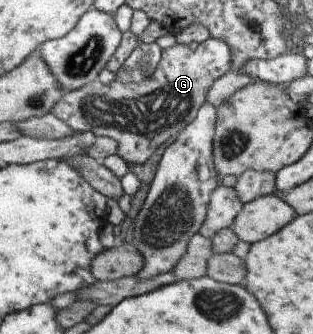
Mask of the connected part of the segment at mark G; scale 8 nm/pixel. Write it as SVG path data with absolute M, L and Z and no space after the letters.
M208 37L202 43L197 44L194 51L190 50L188 44L175 43L161 50L161 57L156 68L148 78L137 83L113 81L109 84L102 84L98 79L94 79L79 89L62 94L53 106L52 114L75 133L90 131L95 137L112 138L118 146L116 155L123 158L125 162L142 163L160 144L172 140L184 126L192 122L196 111L205 102L206 91L210 85L219 76L230 70L232 70L230 51L227 44L221 40Z

